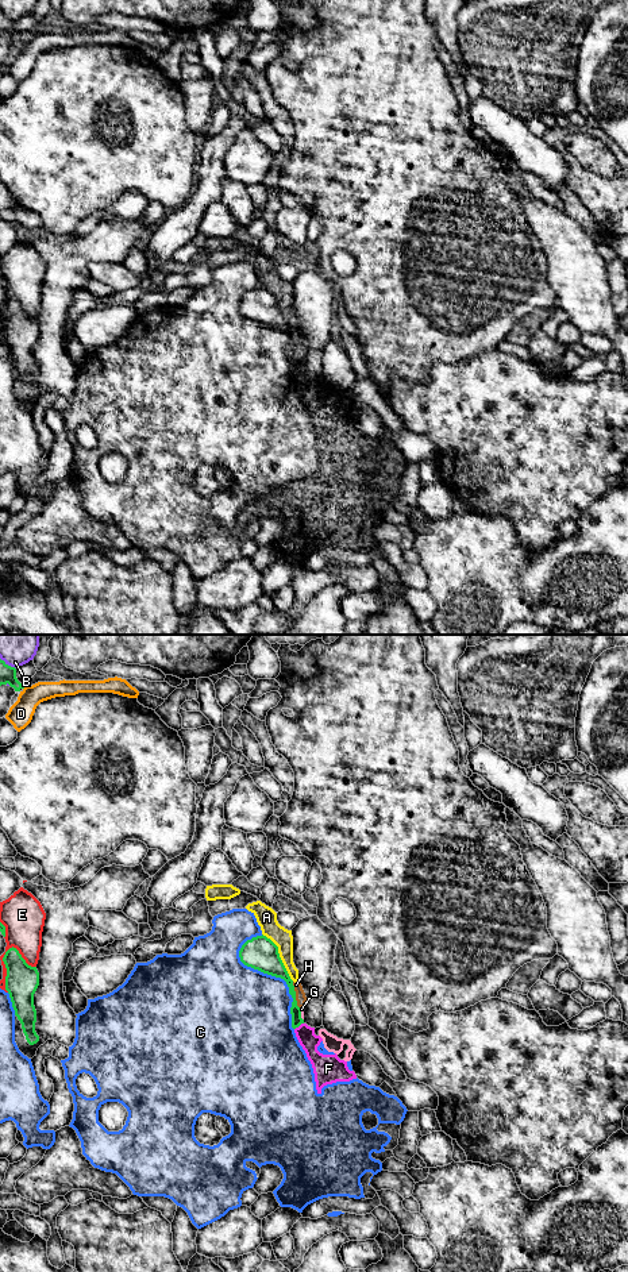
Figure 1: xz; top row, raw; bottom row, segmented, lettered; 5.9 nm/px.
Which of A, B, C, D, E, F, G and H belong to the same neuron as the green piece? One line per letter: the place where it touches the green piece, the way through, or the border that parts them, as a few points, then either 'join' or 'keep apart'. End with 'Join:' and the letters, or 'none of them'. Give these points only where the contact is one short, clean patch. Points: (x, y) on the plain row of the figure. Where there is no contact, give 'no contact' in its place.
A: contact xz (278, 308); keep apart
B: contact xz (7, 16); keep apart
C: contact xz (274, 327); keep apart
D: no contact; keep apart
E: contact xz (6, 319); keep apart
F: contact xz (299, 377); border xz (303, 374), (295, 381); keep apart
G: contact xz (300, 366); border xz (300, 361), (303, 372); keep apart
H: contact xz (295, 347); border xz (292, 334), (296, 357), (300, 361); keep apart
Join: none of them

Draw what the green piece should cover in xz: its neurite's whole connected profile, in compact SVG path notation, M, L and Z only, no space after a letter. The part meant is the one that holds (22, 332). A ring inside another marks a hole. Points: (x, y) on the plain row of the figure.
M9 300L3 313L7 320L5 342L9 346L15 367L22 375L23 385L30 397L39 393L35 383L36 362L34 346L39 338L39 324L36 319L26 315L16 300Z

